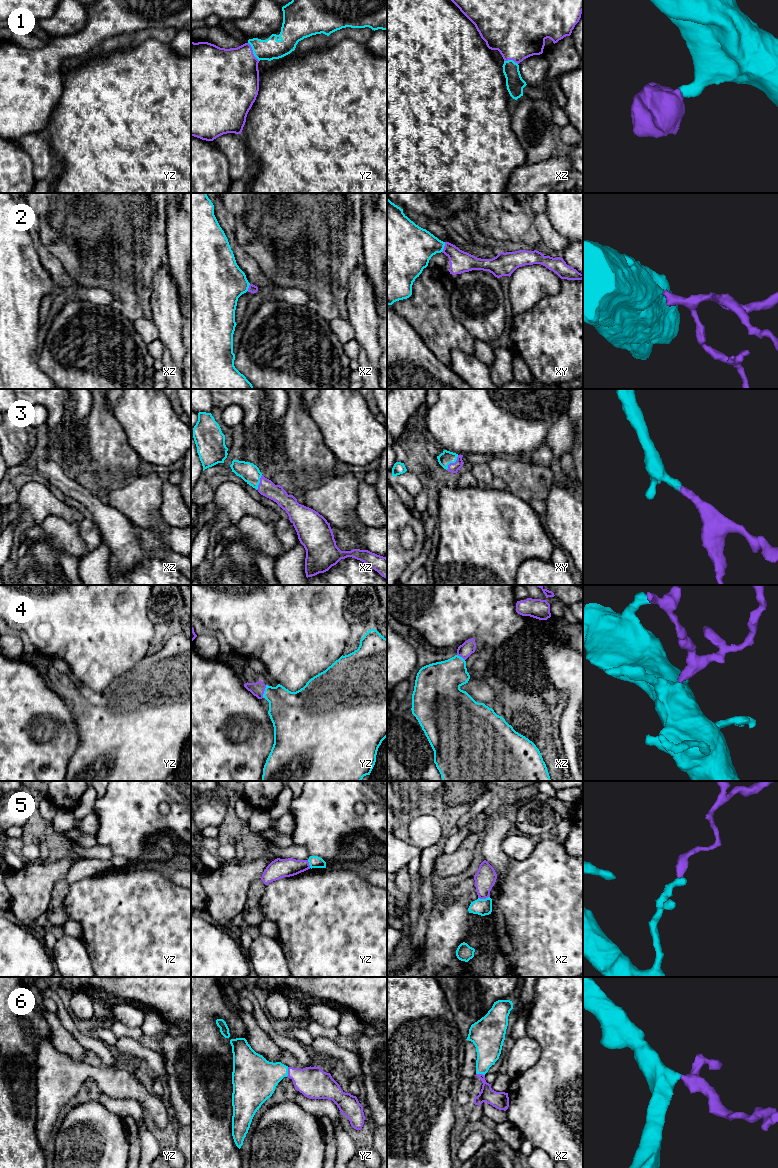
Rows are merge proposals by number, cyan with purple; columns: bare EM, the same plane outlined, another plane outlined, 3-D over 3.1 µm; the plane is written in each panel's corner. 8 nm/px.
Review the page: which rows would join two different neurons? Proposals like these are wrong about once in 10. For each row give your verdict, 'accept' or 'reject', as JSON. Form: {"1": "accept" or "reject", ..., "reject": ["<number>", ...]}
{"1": "accept", "2": "accept", "3": "accept", "4": "accept", "5": "reject", "6": "accept", "reject": ["5"]}

